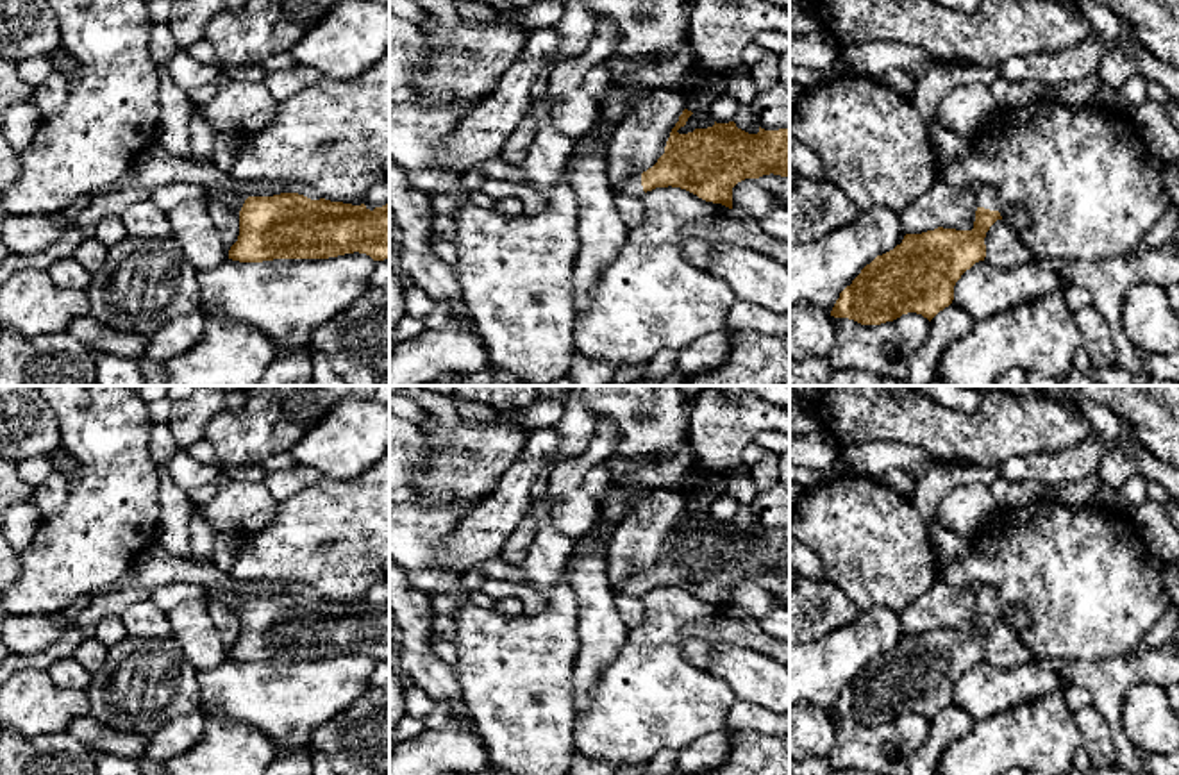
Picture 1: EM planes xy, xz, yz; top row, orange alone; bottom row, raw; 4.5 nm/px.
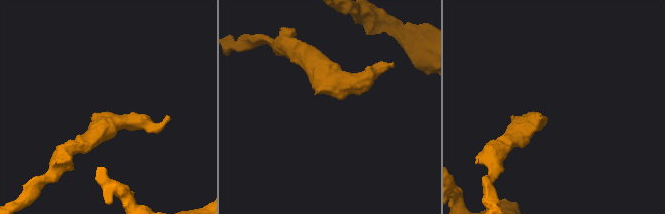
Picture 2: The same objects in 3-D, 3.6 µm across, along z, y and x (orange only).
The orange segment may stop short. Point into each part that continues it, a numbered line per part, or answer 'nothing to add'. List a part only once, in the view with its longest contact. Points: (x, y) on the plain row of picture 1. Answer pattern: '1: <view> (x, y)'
1: yz (986, 597)

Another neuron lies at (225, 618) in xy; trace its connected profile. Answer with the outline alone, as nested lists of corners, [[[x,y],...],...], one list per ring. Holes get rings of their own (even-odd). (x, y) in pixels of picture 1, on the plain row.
[[[207,600],[207,611],[225,648],[230,650],[239,636],[239,609],[222,600]]]

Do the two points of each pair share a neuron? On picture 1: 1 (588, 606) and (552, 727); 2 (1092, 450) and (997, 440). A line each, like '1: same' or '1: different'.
1: different
2: different

